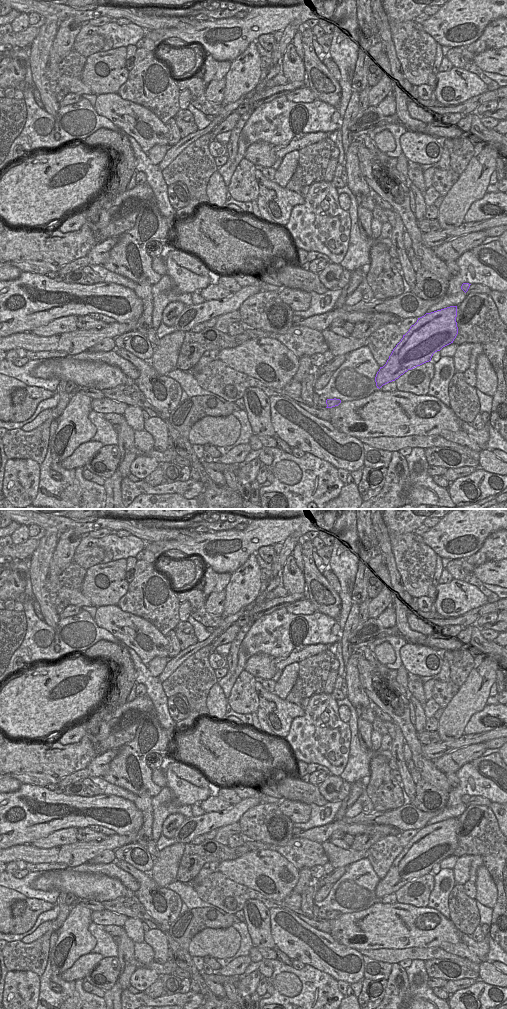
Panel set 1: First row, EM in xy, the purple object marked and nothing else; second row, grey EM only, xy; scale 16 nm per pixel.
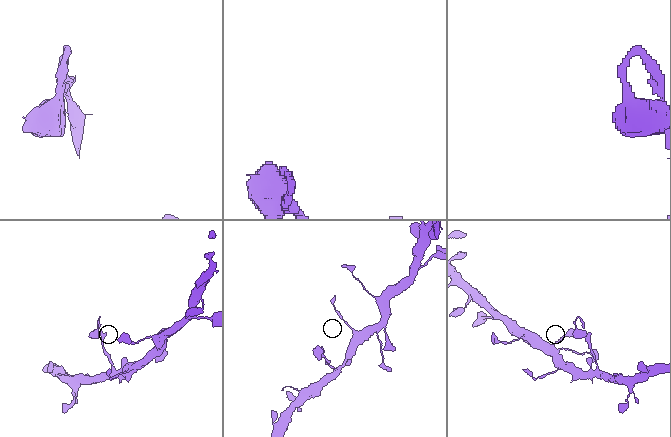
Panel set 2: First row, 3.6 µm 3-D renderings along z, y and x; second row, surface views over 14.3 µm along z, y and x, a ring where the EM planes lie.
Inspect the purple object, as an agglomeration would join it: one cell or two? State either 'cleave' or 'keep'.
cleave

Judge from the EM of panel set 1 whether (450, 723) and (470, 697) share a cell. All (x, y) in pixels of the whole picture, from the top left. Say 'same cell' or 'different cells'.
same cell

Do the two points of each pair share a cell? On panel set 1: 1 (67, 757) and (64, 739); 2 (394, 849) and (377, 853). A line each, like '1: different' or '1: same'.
1: different
2: same

